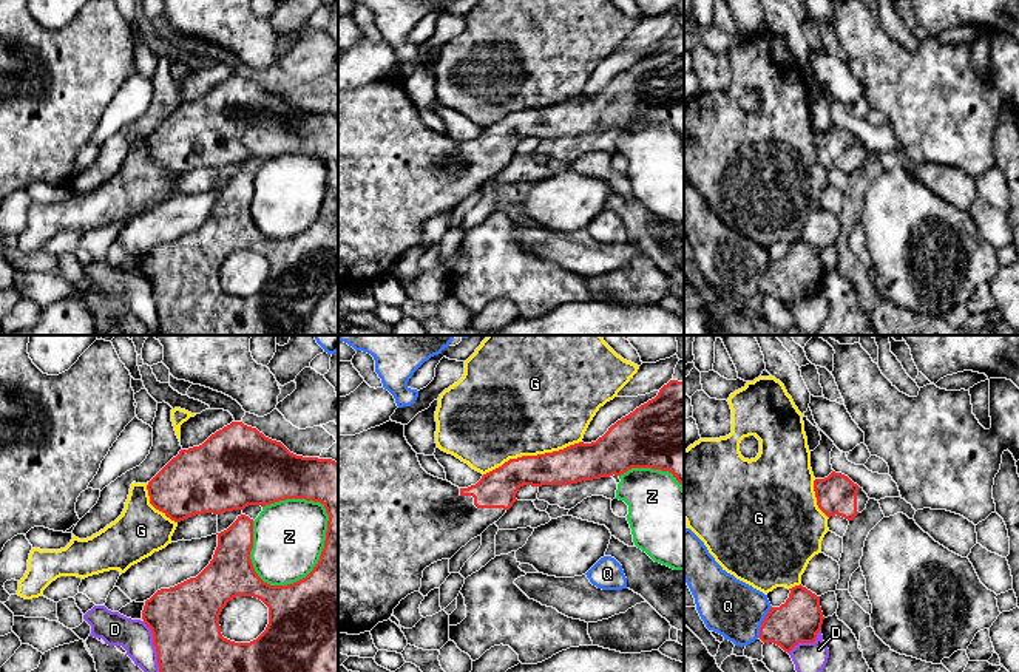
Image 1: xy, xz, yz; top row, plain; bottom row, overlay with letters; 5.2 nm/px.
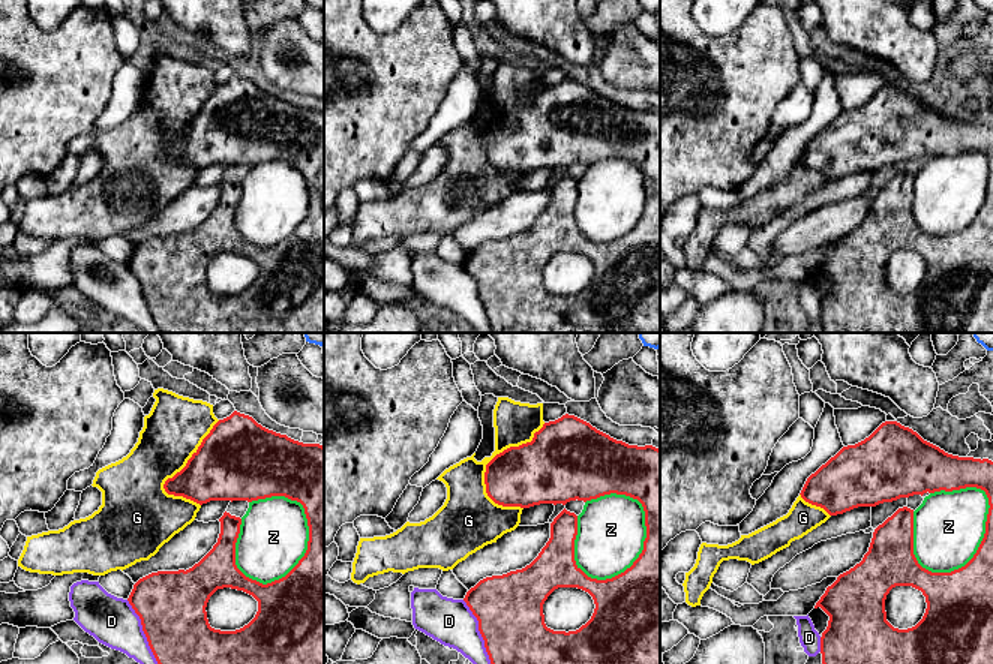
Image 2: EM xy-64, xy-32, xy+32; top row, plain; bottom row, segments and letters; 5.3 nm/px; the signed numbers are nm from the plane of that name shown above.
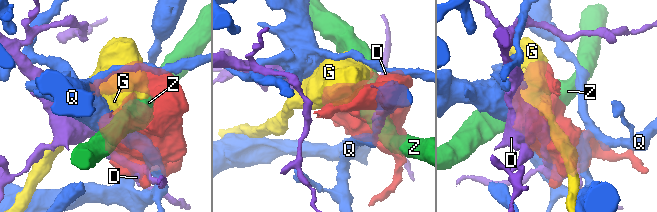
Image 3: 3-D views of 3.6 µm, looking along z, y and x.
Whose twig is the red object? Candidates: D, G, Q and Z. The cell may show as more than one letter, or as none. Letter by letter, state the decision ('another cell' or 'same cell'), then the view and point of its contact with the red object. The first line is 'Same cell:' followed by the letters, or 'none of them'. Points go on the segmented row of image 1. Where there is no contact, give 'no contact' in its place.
Same cell: none of them
D: another cell | xy (155, 646)
G: another cell | xz (531, 456)
Q: another cell | yz (763, 621)
Z: another cell | xy (320, 560)

